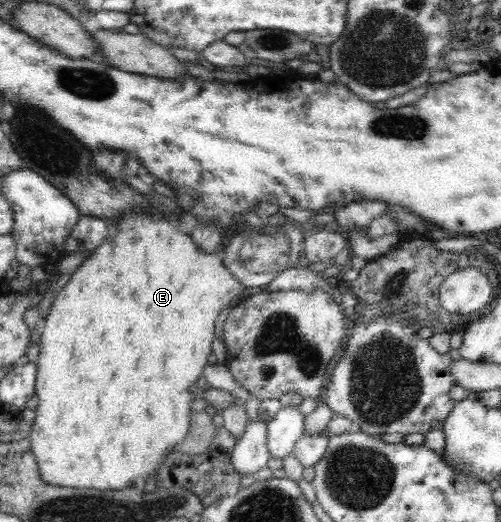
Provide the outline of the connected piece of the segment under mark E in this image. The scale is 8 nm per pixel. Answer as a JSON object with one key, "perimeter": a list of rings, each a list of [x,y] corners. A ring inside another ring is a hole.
{"perimeter":[[[127,213],[122,215],[122,221],[118,223],[120,225],[120,235],[116,235],[114,239],[108,237],[104,243],[101,243],[98,246],[98,249],[94,249],[94,253],[90,253],[90,257],[78,267],[78,271],[75,271],[71,275],[69,282],[58,291],[58,297],[55,299],[54,303],[51,305],[51,310],[46,319],[44,319],[44,327],[39,336],[38,342],[38,357],[35,361],[36,364],[36,376],[35,376],[35,389],[34,394],[38,397],[38,403],[35,407],[35,417],[31,425],[30,432],[27,436],[28,441],[31,444],[31,452],[35,456],[36,466],[38,466],[40,477],[43,478],[45,483],[51,483],[53,486],[60,487],[70,487],[76,485],[76,489],[112,489],[112,490],[125,490],[130,486],[141,486],[147,483],[148,480],[153,480],[157,478],[159,469],[164,465],[166,456],[169,452],[174,451],[176,444],[179,444],[181,441],[184,441],[184,438],[189,433],[189,427],[191,424],[191,413],[190,409],[192,405],[193,395],[190,387],[194,386],[199,380],[199,378],[204,374],[204,368],[207,366],[208,355],[210,355],[212,341],[214,341],[214,324],[216,319],[218,319],[218,313],[222,311],[227,305],[234,304],[233,301],[238,297],[240,293],[243,293],[244,287],[240,285],[239,281],[236,281],[236,278],[228,272],[227,266],[223,264],[223,260],[220,254],[207,254],[203,251],[200,251],[198,247],[195,246],[195,243],[192,242],[191,235],[184,235],[176,229],[176,217],[150,217],[150,215],[144,215],[144,213]]]}

